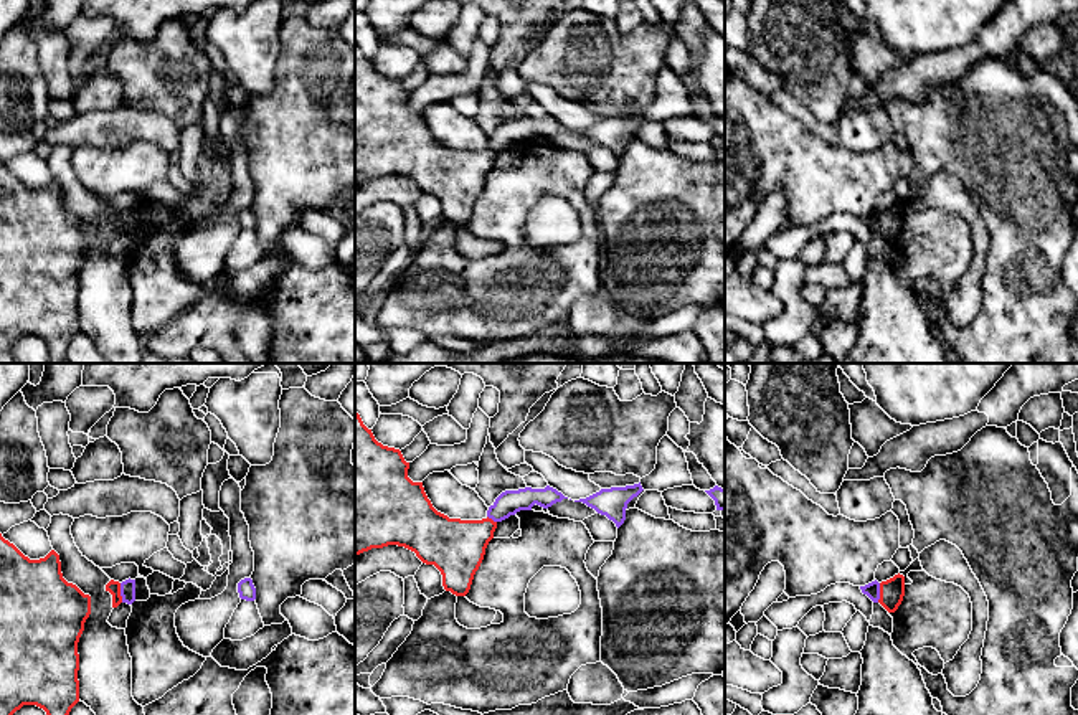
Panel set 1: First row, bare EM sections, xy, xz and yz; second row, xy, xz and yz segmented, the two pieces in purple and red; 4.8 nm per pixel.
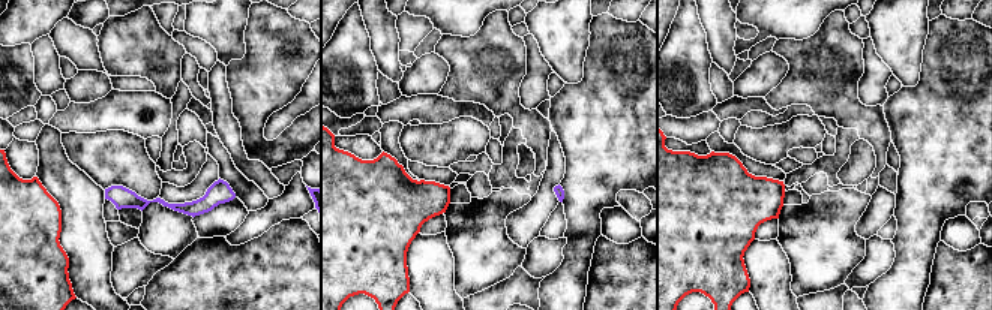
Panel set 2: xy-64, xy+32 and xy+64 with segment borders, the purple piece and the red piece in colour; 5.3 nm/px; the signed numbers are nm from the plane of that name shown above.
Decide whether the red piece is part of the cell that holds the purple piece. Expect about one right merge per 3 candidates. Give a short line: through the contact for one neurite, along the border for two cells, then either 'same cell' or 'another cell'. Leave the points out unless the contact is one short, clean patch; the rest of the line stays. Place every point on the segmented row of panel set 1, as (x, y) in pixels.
line xy (119, 583), (122, 601); another cell

